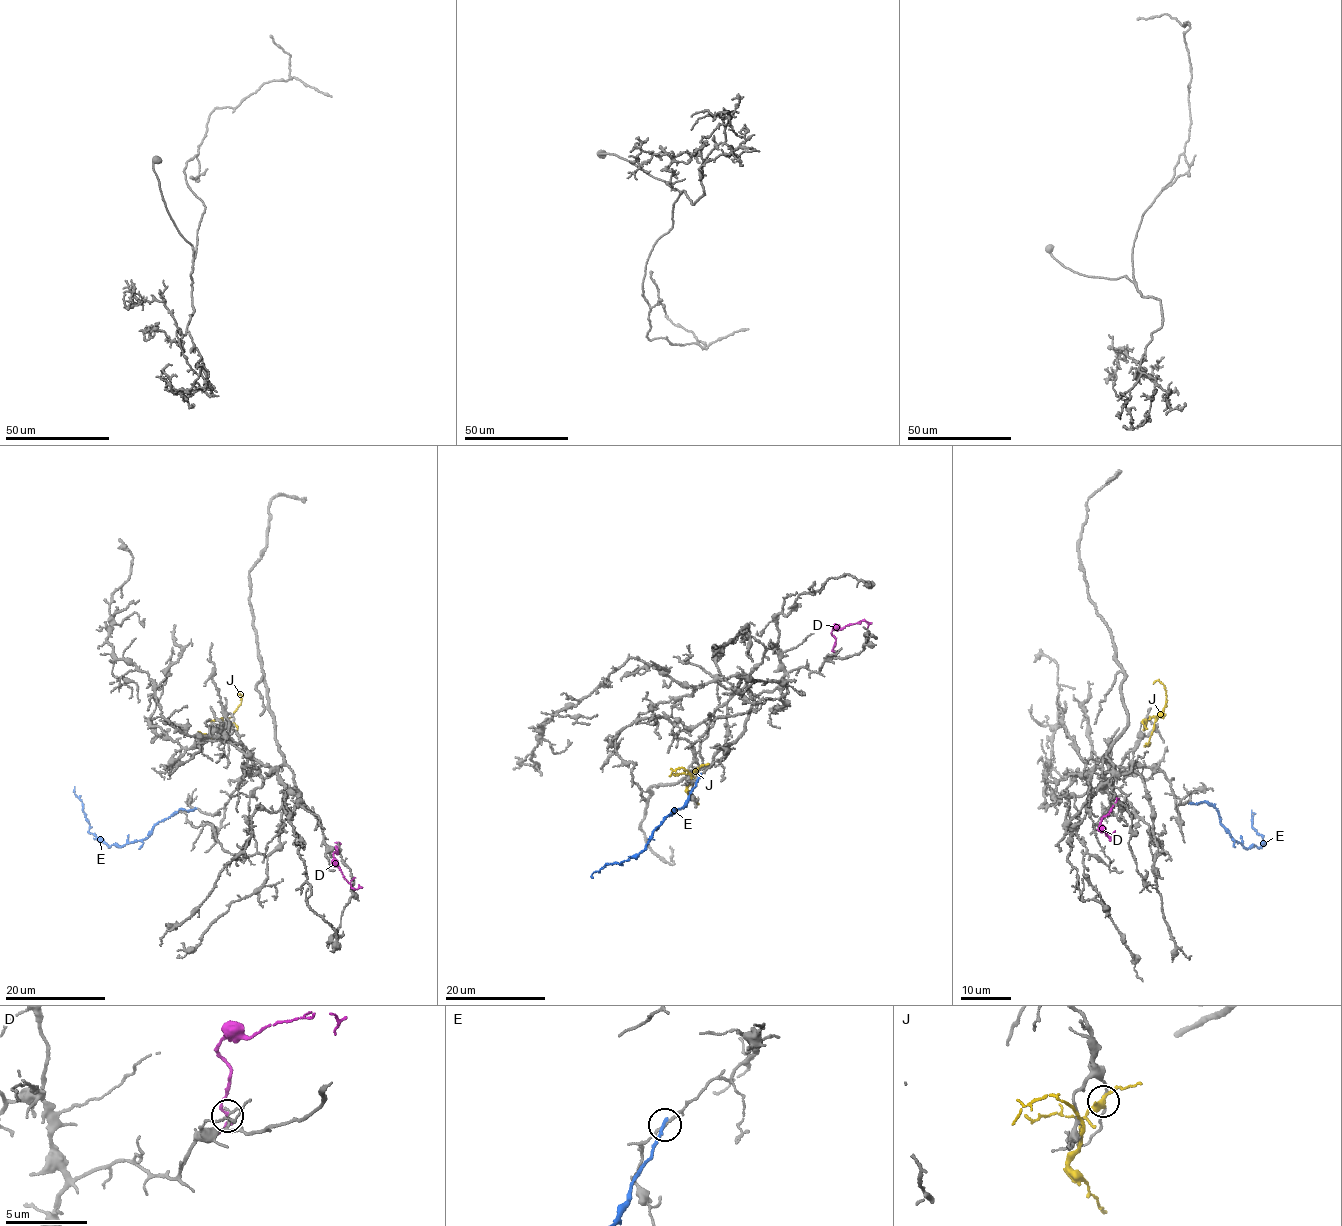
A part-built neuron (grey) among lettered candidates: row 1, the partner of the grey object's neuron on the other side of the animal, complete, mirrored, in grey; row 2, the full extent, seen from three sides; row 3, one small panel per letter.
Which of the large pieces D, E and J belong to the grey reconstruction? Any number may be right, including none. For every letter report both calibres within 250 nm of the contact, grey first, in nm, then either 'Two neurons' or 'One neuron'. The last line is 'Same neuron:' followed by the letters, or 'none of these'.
D: Thickness 130 nm (grey) against 160 nm. Two neurons
E: Thickness 140 nm (grey) against 240 nm. Two neurons
J: Thickness 110 nm (grey) against 360 nm. Two neurons
Same neuron: none of these

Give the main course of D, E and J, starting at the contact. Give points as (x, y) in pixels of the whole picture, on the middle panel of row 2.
D: (835, 653), (832, 630), (863, 620), (868, 622), (867, 628)
E: (699, 775), (687, 804), (673, 809), (653, 831), (646, 847), (619, 864), (605, 863), (593, 872), (593, 878)
J: (697, 769), (687, 786), (698, 804), (691, 796)

